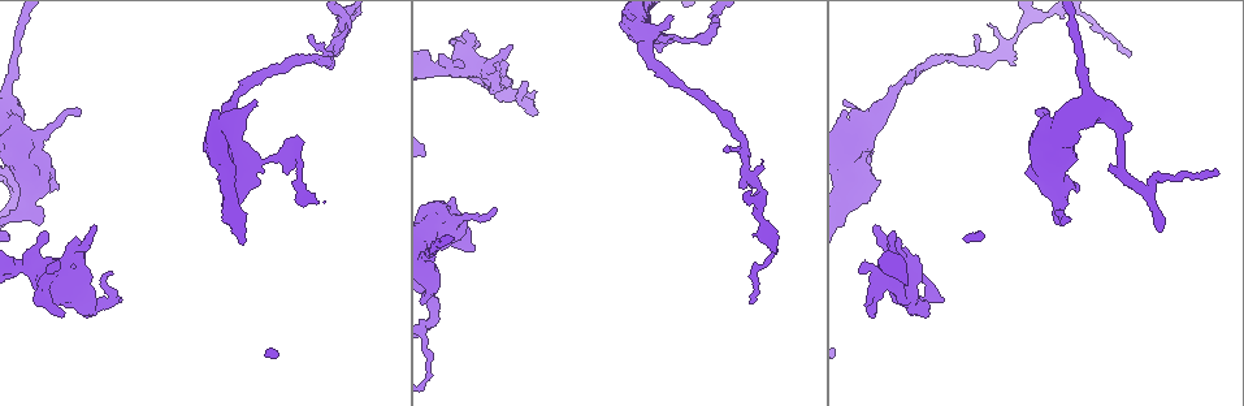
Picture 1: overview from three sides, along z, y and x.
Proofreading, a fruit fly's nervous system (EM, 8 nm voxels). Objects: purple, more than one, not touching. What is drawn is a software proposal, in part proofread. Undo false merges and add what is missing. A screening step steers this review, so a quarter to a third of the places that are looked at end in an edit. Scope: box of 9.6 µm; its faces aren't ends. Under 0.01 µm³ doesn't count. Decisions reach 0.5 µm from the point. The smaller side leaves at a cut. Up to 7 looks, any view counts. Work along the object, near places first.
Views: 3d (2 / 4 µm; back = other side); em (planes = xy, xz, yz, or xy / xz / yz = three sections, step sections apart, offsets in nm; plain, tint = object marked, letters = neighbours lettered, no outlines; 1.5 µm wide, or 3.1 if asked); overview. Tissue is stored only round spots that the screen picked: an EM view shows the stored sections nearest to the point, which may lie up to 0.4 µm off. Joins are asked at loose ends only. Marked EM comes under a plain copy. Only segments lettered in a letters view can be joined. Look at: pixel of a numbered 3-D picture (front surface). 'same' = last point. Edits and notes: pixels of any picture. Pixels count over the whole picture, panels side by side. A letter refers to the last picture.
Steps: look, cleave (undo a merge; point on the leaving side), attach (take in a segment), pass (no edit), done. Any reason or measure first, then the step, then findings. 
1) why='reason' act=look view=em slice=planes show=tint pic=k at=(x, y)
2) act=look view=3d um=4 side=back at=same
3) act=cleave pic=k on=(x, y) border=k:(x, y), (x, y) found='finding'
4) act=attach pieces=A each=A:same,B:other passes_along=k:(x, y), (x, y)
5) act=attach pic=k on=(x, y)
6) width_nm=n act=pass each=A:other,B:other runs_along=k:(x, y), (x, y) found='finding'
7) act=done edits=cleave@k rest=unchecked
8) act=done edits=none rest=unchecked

why='thin end' act=look view=3d um=4 pic=1 at=(345, 26)

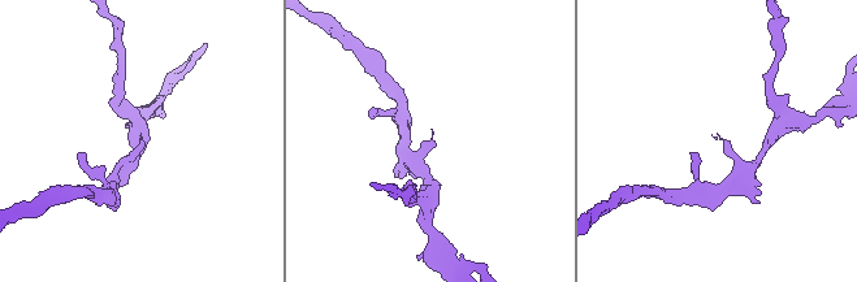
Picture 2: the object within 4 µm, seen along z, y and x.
act=look view=em slice=xz step=4 show=tint pic=2 at=(432, 133)

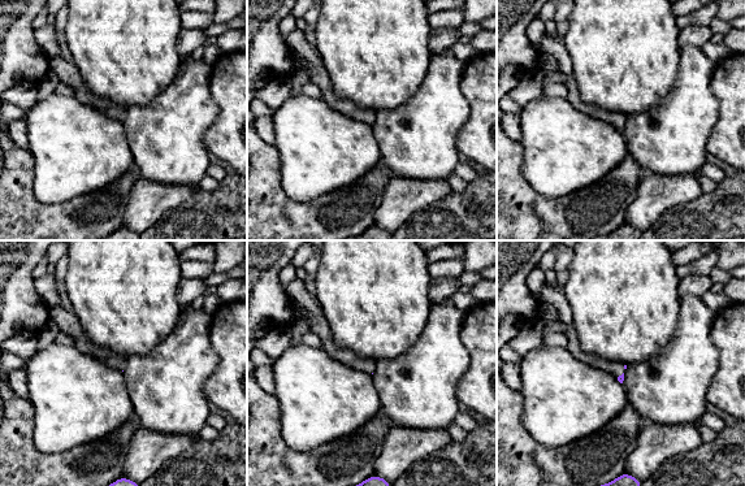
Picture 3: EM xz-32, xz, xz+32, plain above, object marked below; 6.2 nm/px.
act=look view=em slice=planes show=letters at=same

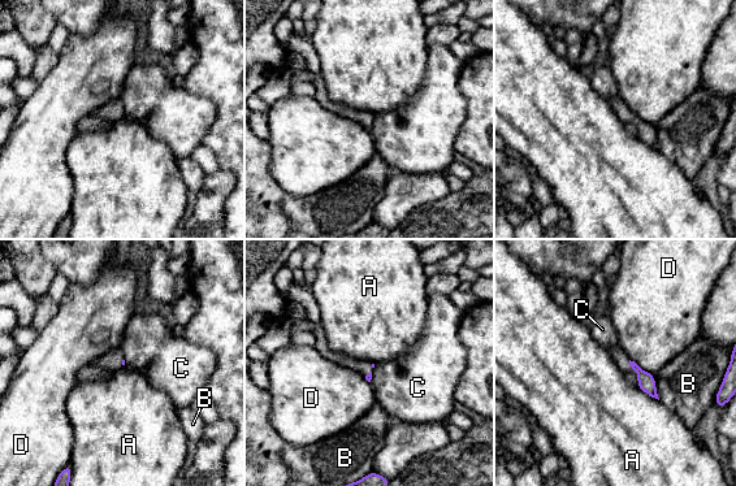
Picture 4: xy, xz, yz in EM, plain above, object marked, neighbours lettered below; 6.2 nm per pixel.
act=pass each=A:other,B:other,C:other,D:other border=4:(636, 386), (658, 400) found='no lettered segment goes on from it'

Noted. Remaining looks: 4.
why='branch stops here' act=look view=3d um=4 side=back pic=1 at=(1074, 185)

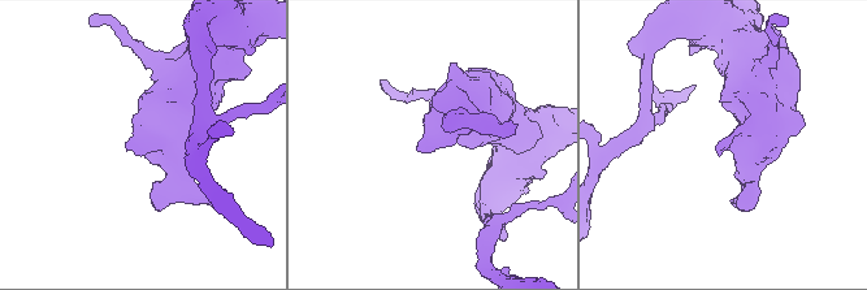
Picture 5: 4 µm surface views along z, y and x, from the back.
why='shape alone is not enough' act=look view=em slice=xy step=8 show=letters pic=5 at=(418, 148)

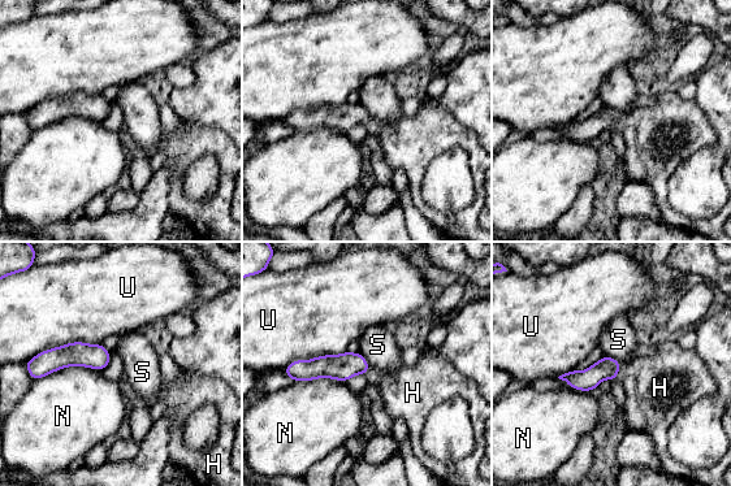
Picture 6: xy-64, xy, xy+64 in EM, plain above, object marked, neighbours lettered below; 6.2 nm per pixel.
act=attach pieces=H each=H:same,N:other,S:other,U:other passes_along=6:(606, 368), (618, 370), (656, 385) found='it goes on there'

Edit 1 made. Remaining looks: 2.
act=done edits=attach@6 rest=unchecked

